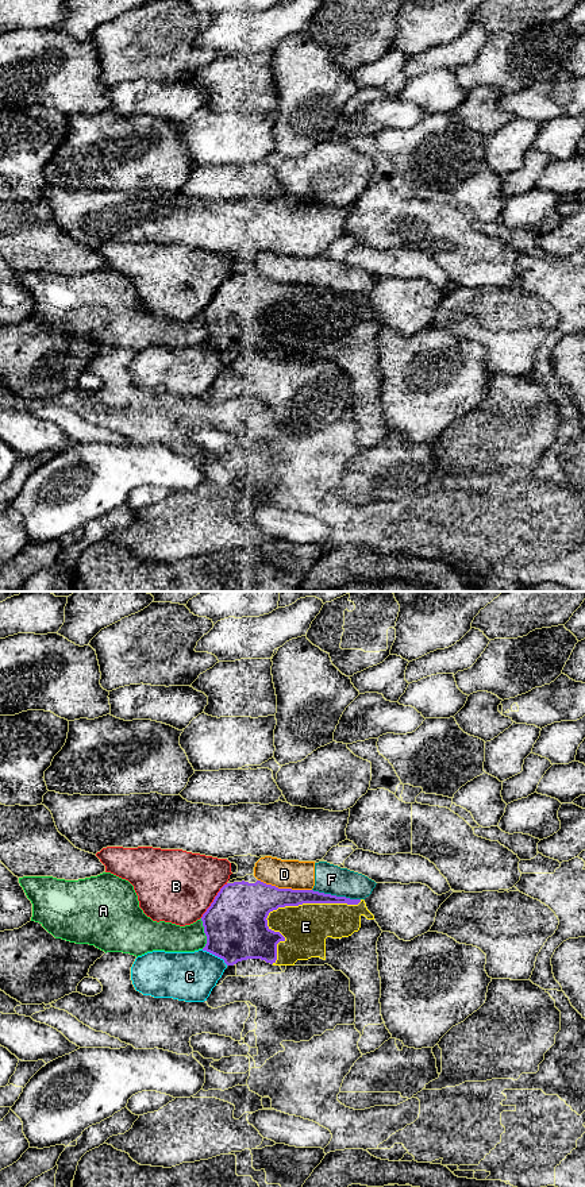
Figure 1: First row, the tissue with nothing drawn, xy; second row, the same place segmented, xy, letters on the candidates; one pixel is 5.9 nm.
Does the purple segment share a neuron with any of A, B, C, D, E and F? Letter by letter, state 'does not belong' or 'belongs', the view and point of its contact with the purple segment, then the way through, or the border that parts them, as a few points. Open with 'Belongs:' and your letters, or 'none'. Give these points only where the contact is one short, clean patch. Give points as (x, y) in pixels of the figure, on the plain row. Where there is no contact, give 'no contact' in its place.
Belongs: E
A: does not belong; meets purple in xy at (204, 327); border along xy (200, 313), (206, 331), (206, 340), (203, 343)
B: does not belong; meets purple in xy at (214, 295)
C: does not belong; meets purple in xy at (215, 350)
D: does not belong; meets purple in xy at (285, 284)
E: belongs; meets purple in xy at (287, 300)
F: does not belong; meets purple in xy at (335, 291)

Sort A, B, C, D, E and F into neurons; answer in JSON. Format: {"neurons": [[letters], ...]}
{"neurons": [["A"], ["B"], ["C"], ["D", "F"], ["E"]]}

